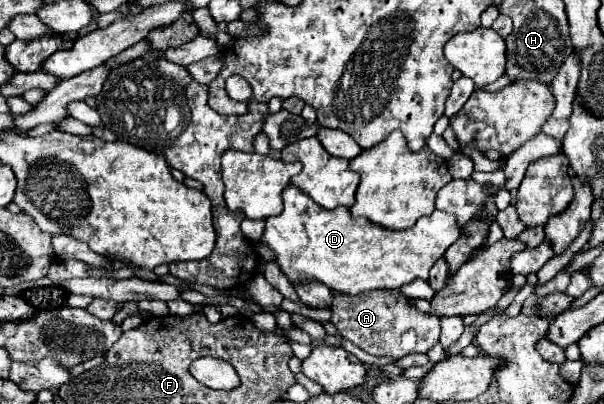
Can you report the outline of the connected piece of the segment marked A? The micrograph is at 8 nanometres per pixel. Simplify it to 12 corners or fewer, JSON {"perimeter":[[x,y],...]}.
{"perimeter":[[397,291],[335,295],[331,323],[401,359],[439,343],[439,319]]}

